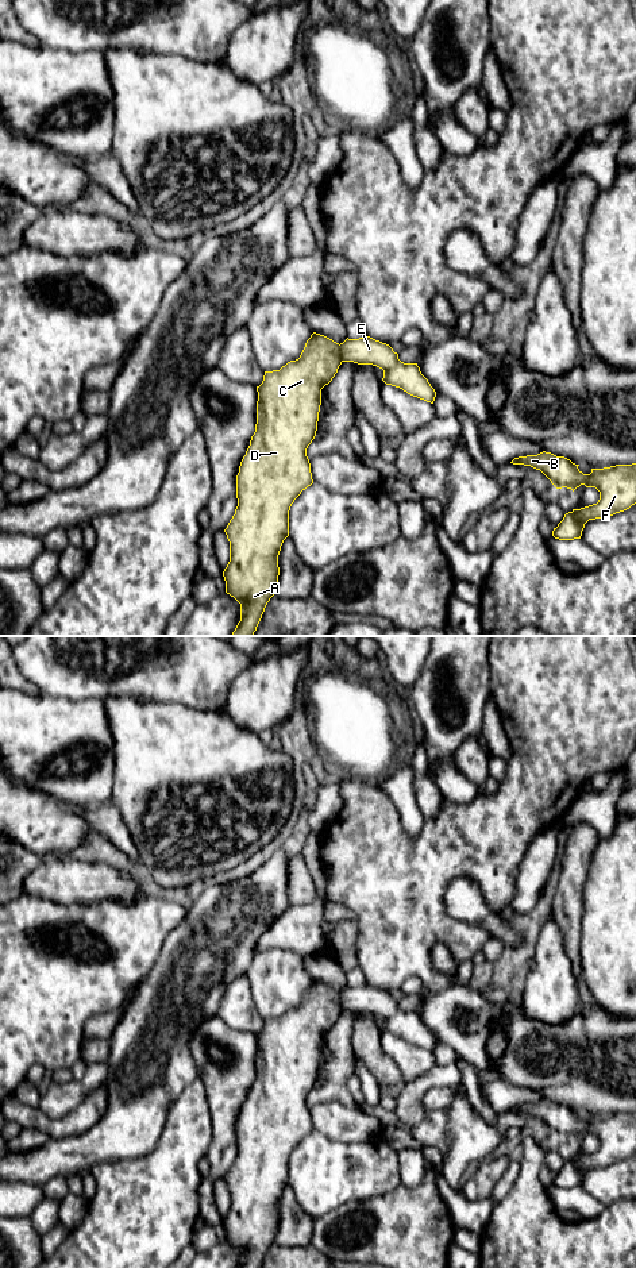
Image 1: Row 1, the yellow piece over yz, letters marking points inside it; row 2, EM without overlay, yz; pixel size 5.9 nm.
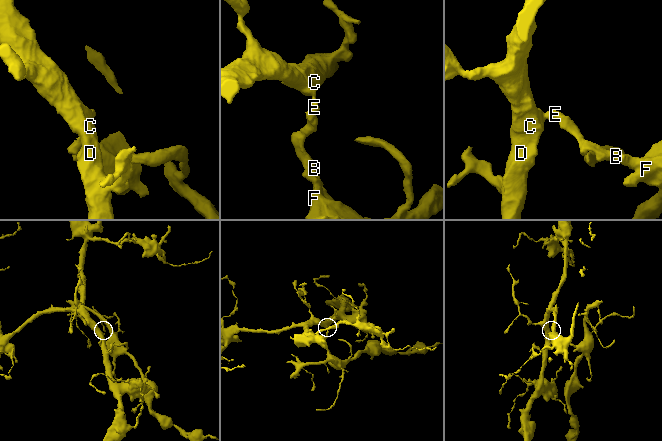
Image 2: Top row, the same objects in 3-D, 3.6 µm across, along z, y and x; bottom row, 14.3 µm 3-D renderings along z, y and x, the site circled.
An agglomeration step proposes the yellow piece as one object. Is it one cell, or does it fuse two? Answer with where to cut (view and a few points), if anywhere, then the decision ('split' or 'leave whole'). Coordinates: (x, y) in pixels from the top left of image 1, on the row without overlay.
cut yz (339, 993), (339, 1006), (342, 1009); split

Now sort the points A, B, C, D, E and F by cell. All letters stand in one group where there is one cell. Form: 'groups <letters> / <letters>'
groups A C D / B E F

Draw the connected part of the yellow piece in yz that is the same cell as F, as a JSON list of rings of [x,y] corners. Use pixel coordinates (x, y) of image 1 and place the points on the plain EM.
[[[546,1099],[514,1106],[510,1111],[540,1118],[556,1137],[567,1136],[574,1140],[585,1133],[600,1140],[597,1152],[564,1163],[552,1179],[552,1184],[559,1188],[581,1187],[589,1168],[608,1167],[636,1152],[636,1111],[591,1117],[590,1122],[583,1122],[579,1113]]]

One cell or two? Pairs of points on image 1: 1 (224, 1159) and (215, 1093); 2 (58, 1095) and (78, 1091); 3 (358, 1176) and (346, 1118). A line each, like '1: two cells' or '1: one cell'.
1: one cell
2: one cell
3: two cells

